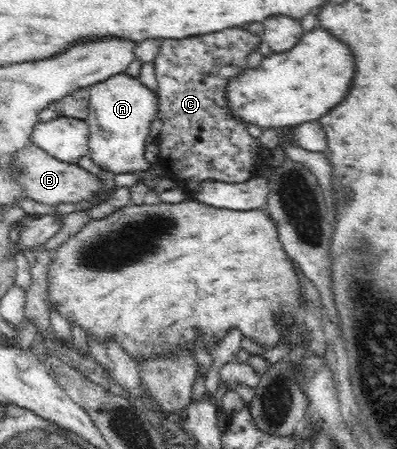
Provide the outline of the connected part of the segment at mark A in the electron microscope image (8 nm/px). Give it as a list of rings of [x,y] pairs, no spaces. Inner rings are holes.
[[[134,73],[114,75],[101,83],[95,83],[87,88],[87,91],[90,93],[90,105],[85,117],[88,129],[86,147],[92,161],[102,169],[113,171],[115,174],[148,171],[153,164],[145,159],[145,146],[151,123],[155,117],[158,117],[158,100],[154,99],[153,91],[146,87]]]

